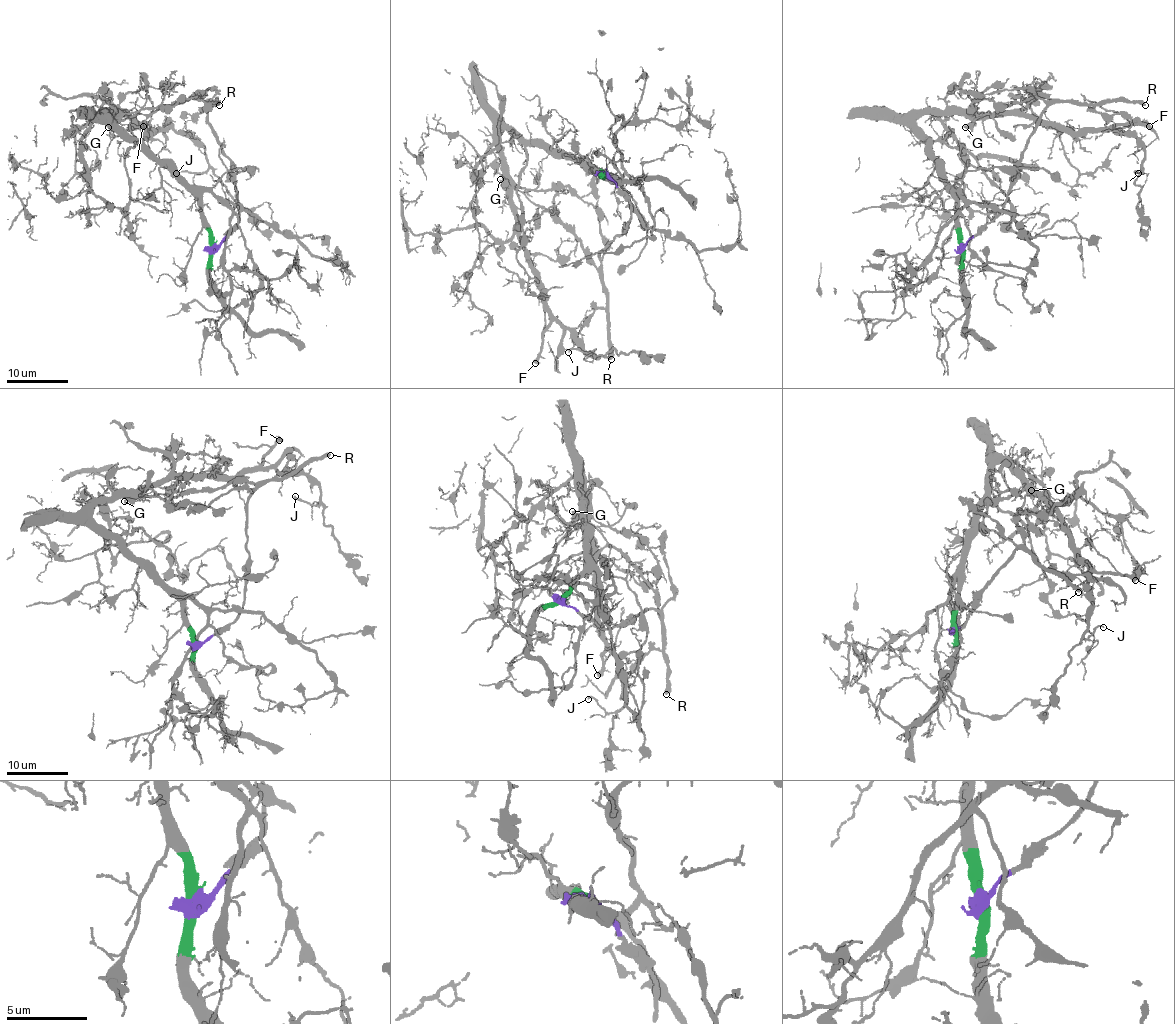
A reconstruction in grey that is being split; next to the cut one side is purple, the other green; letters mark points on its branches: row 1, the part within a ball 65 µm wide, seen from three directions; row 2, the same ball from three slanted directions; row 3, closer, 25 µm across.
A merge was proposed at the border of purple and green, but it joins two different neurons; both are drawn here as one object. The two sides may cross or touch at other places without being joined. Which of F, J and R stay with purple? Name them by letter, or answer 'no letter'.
R

